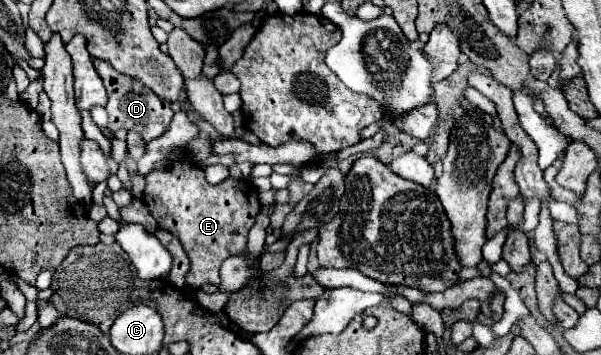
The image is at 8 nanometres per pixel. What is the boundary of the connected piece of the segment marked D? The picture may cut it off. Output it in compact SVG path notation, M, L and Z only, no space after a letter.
M91 56L91 60L93 60L93 66L95 66L97 74L101 76L103 84L107 88L107 94L109 94L109 104L105 106L105 110L109 114L107 128L113 130L113 132L117 132L119 128L123 128L123 130L135 130L135 132L141 134L141 138L145 142L161 136L167 130L169 122L171 122L171 116L167 116L167 112L171 112L171 104L167 100L161 100L155 92L151 92L149 88L145 88L135 78L119 74L109 62L93 58L93 56Z

